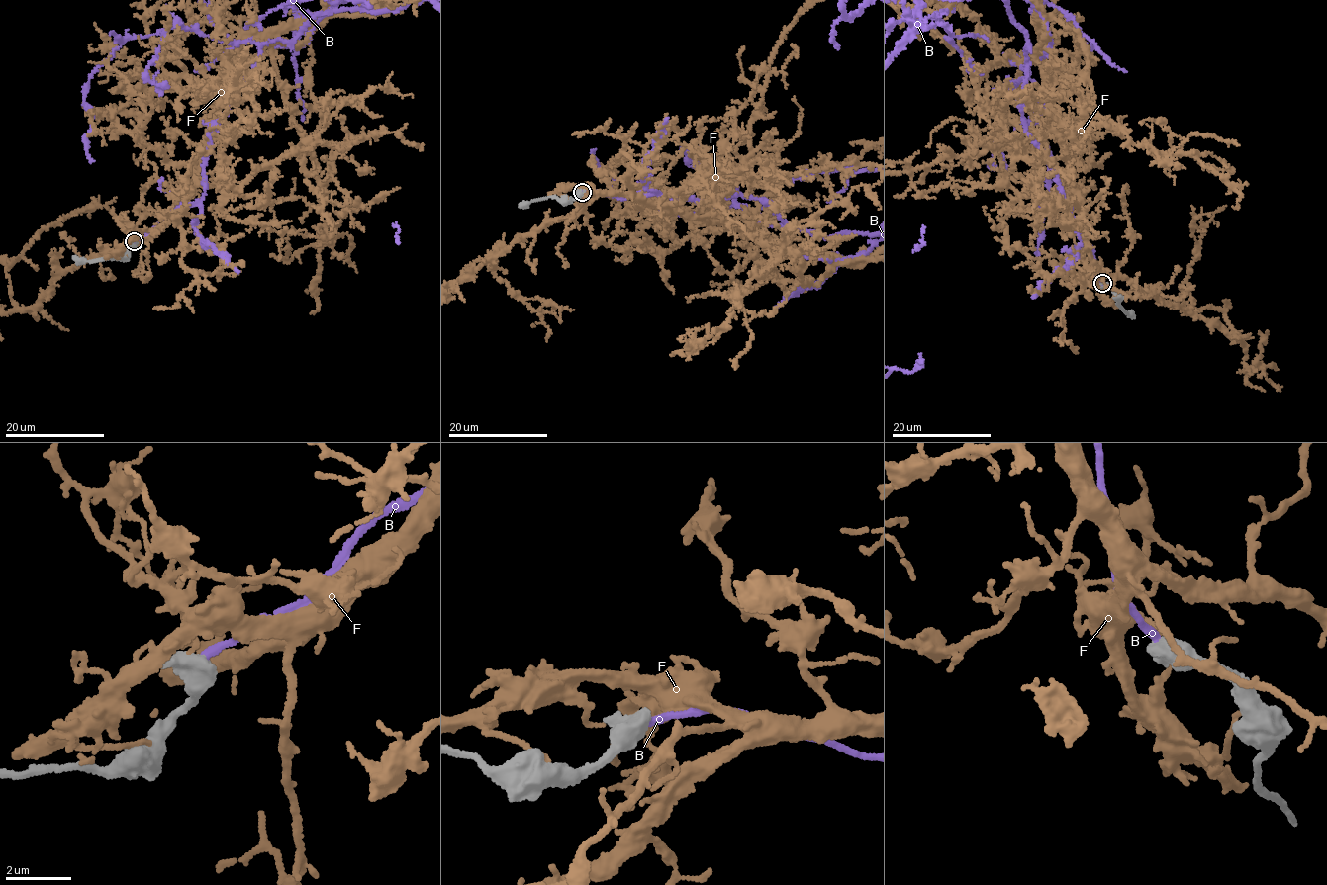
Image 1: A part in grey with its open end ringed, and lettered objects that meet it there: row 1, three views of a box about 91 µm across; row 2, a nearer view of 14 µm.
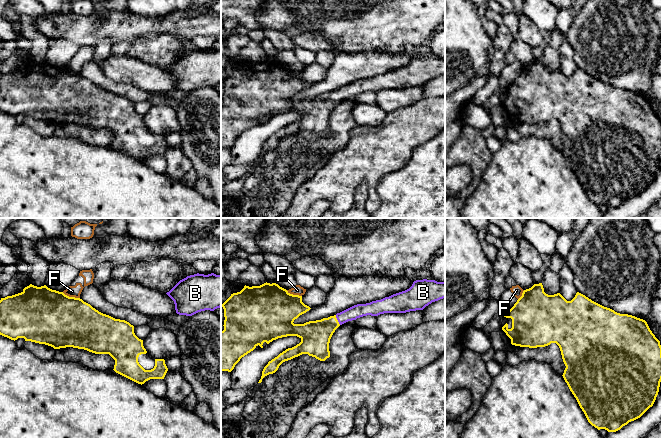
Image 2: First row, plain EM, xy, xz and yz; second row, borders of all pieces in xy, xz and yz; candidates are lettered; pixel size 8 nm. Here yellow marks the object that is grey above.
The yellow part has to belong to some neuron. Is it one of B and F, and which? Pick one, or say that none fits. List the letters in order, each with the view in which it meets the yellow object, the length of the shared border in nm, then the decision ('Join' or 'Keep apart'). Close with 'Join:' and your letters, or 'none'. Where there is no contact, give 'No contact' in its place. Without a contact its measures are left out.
B: Touches yellow in xz. Shared border 90 nm. Join
F: Touches yellow in xy. Shared border 150 nm. Keep apart
Join: B

